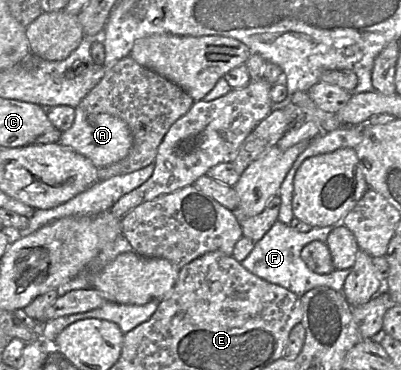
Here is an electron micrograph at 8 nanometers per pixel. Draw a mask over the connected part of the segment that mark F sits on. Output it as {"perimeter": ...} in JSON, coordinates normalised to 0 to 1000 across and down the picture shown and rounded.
{"perimeter":[[[691,595],[678,616],[636,657],[623,686],[599,711],[641,749],[708,776],[746,803],[766,786],[800,773],[853,789],[875,727],[835,727],[818,741],[793,741],[778,732],[751,697],[751,678],[766,659],[786,649],[813,654],[818,635],[835,614],[838,608],[781,614],[768,627],[746,627],[721,605]]]}

